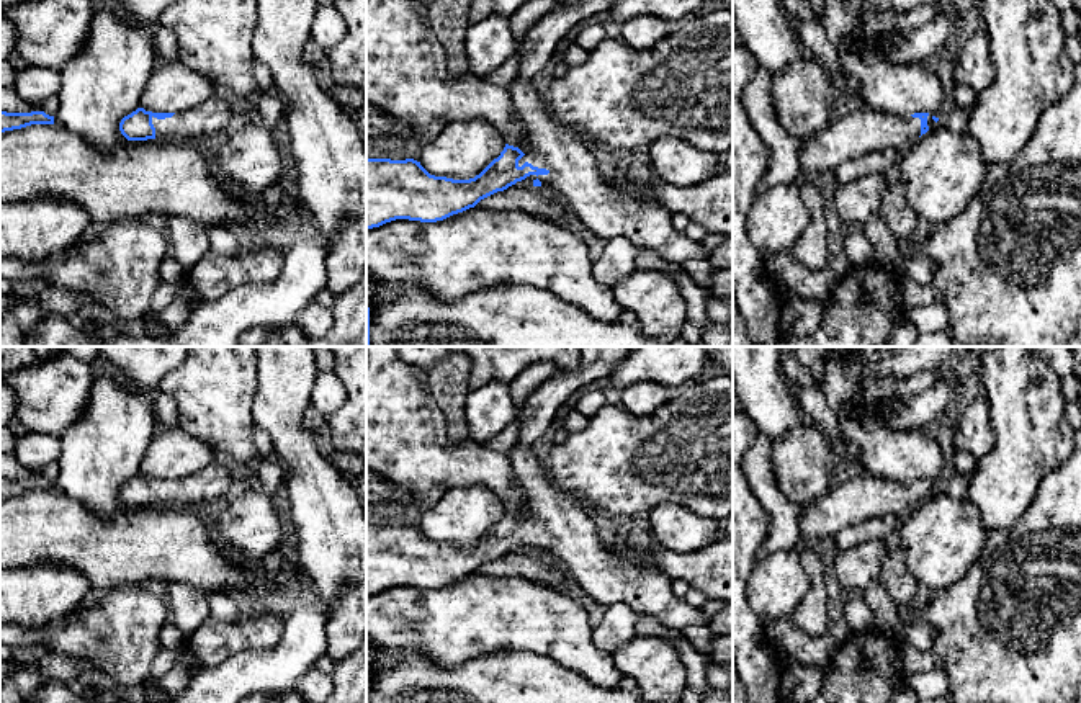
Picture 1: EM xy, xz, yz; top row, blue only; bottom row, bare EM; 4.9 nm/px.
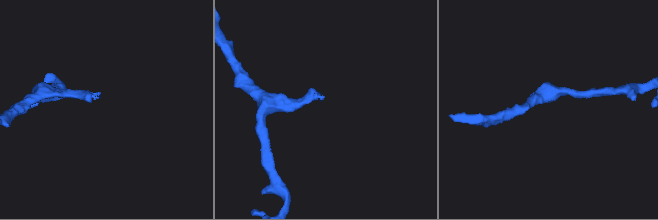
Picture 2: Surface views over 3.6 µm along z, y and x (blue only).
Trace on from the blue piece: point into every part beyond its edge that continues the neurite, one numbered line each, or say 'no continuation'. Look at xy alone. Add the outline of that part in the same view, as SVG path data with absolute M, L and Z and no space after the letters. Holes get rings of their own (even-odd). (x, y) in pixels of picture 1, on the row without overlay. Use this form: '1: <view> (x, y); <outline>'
1: xy (208, 484); M216 459L188 477L175 479L172 484L157 486L152 482L157 505L204 507L213 504L231 487L231 468L226 461Z

